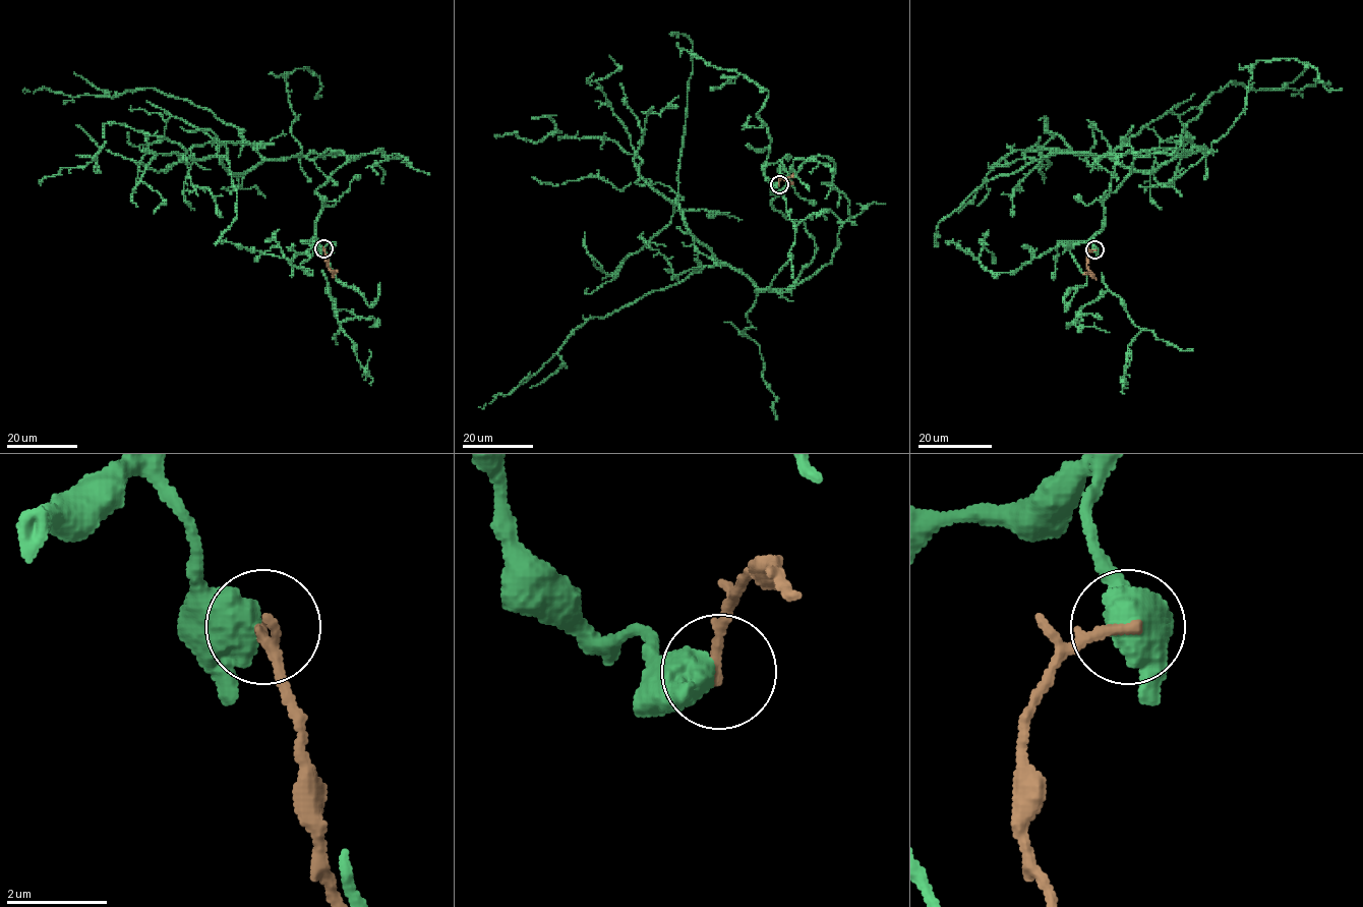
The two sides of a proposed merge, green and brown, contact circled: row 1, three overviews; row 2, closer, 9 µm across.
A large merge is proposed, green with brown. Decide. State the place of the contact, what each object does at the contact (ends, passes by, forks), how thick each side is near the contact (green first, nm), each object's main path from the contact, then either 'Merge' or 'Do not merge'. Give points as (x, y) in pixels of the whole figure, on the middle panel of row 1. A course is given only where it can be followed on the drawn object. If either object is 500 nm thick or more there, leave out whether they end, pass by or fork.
Place: (779, 184). Thickness 850 nm (green) against 220 nm. Course of green: (778, 184), (771, 206), (803, 222), (815, 256), (791, 285), (759, 289), (612, 140), (496, 136). Course of brown: (779, 184), (782, 177), (793, 182). Do not merge

